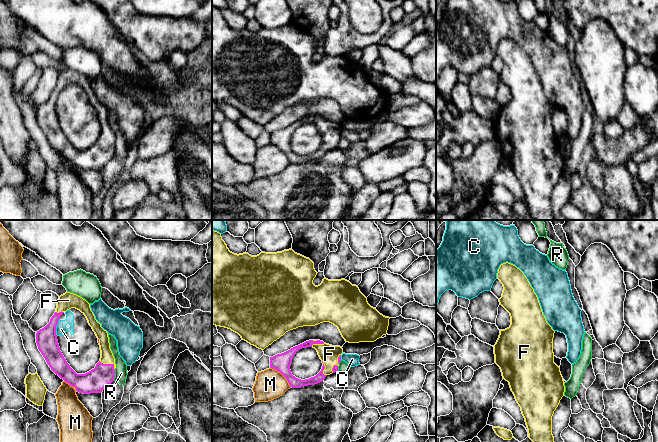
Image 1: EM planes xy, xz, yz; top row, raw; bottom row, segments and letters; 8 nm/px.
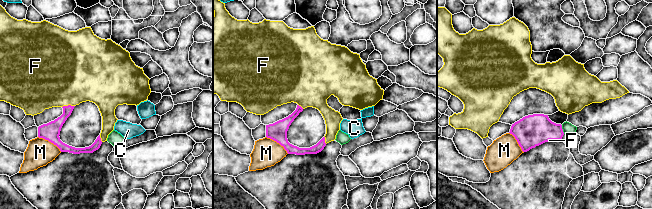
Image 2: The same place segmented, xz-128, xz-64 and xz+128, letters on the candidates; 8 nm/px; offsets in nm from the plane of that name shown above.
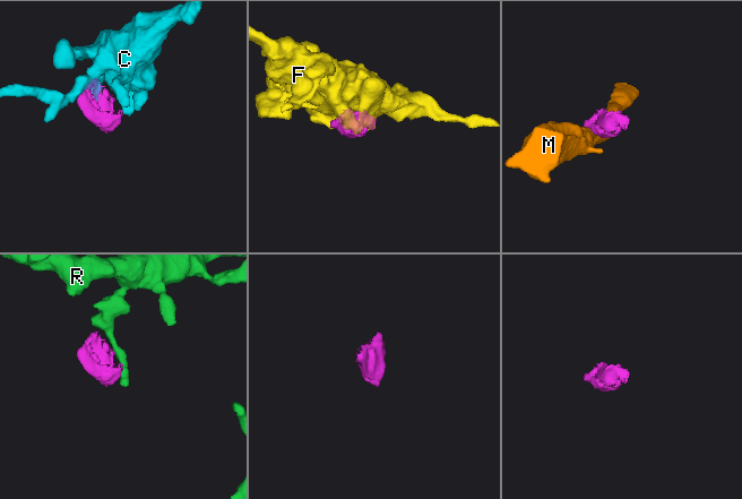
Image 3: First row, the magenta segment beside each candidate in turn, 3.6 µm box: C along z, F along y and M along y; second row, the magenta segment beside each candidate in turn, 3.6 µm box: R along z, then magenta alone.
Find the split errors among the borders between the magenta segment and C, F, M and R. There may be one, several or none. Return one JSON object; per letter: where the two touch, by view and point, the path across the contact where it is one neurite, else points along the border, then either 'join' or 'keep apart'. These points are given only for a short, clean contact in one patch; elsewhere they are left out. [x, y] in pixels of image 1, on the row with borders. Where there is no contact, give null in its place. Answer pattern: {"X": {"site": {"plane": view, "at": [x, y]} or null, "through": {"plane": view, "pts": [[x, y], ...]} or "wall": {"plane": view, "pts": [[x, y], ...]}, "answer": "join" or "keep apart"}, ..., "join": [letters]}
{"C": {"site": {"plane": "xy", "at": [55, 327]}, "answer": "keep apart"}, "F": {"site": {"plane": "xy", "at": [108, 364]}, "answer": "join"}, "M": {"site": {"plane": "xz", "at": [282, 374]}, "answer": "keep apart"}, "R": {"site": {"plane": "xy", "at": [114, 375]}, "wall": {"plane": "xy", "pts": [[115, 369], [113, 380]]}, "answer": "keep apart"}, "join": ["F"]}

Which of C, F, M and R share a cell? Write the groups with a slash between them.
C / F / M / R

